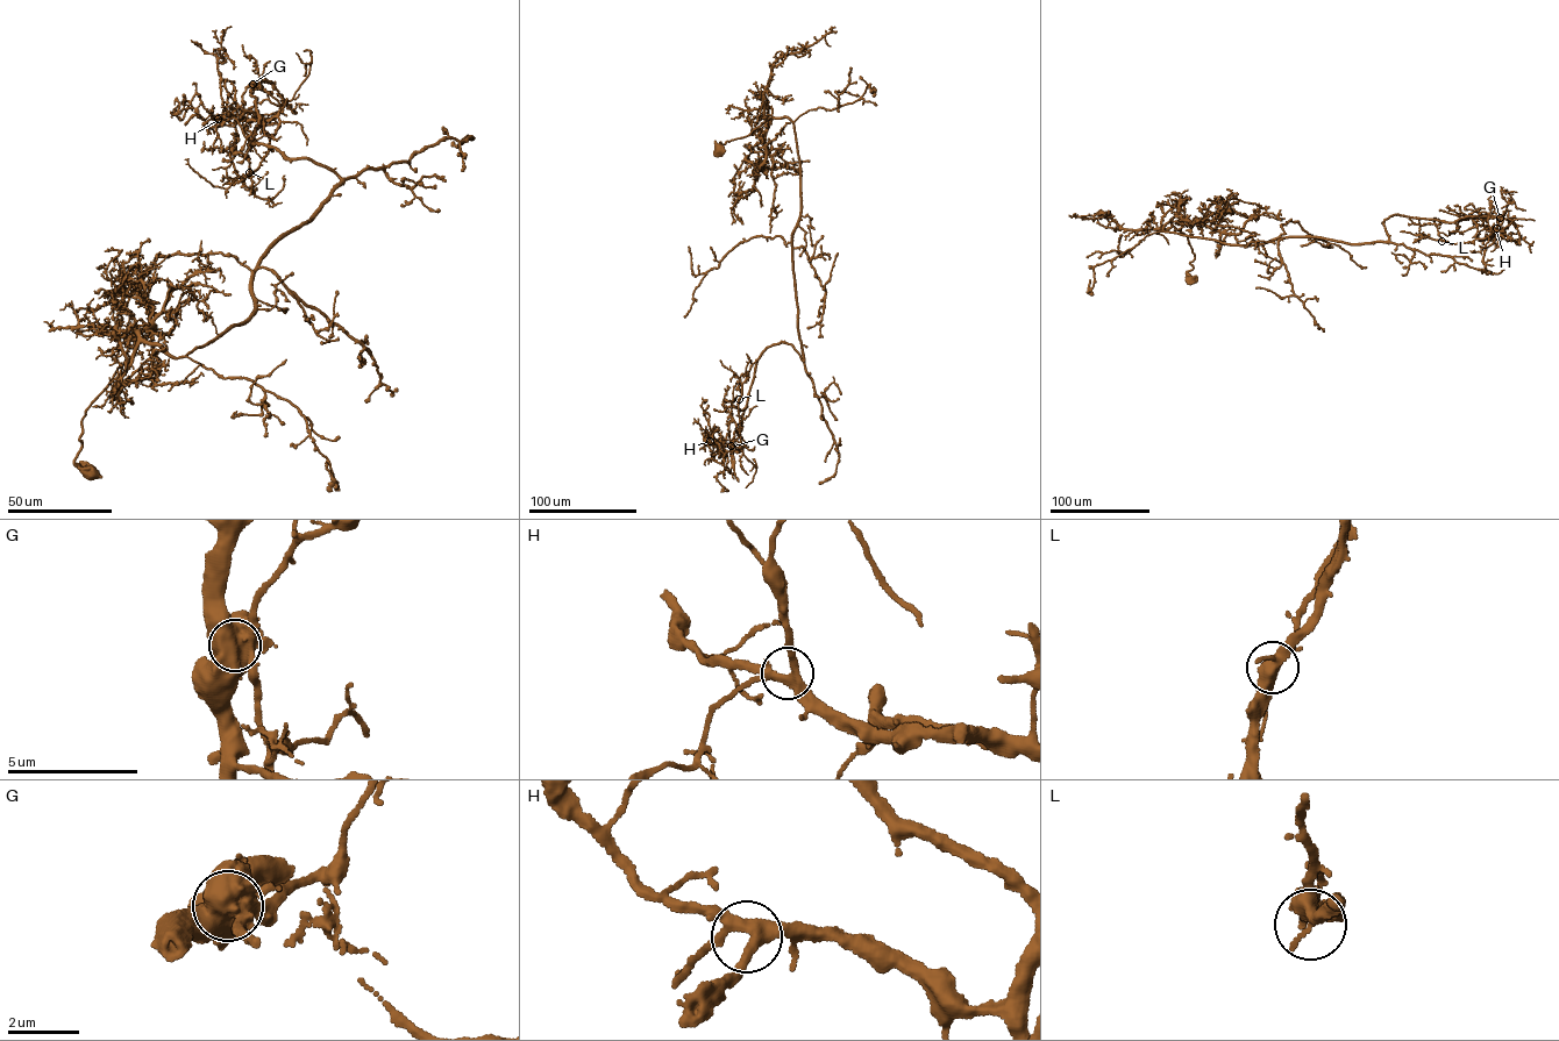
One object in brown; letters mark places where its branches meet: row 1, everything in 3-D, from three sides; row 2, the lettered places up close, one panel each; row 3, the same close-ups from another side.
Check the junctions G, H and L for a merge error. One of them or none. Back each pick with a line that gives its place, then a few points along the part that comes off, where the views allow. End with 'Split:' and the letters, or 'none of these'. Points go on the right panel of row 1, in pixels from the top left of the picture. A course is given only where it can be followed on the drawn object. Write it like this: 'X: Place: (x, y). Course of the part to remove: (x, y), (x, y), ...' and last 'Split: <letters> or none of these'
G: Place: (1500, 218). Course of the part to remove: (1500, 218), (1488, 219), (1492, 233), (1485, 239), (1454, 243), (1419, 239), (1419, 218)
Split: G

